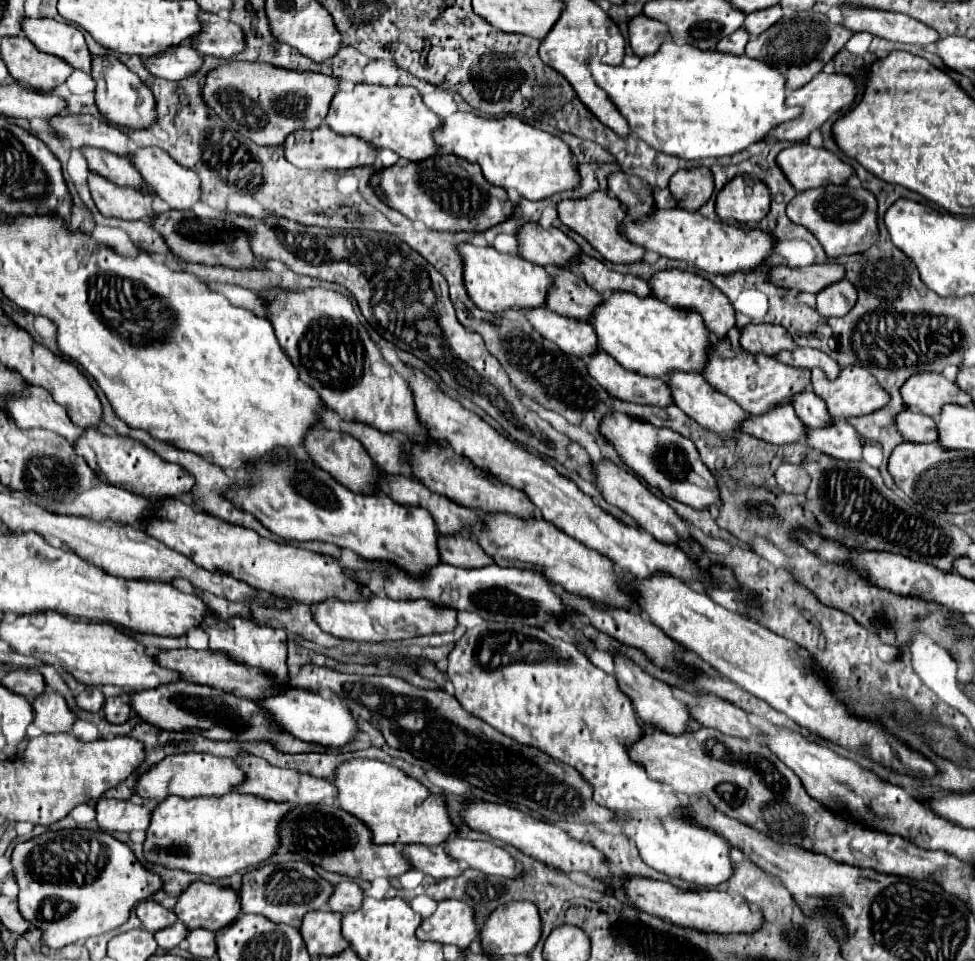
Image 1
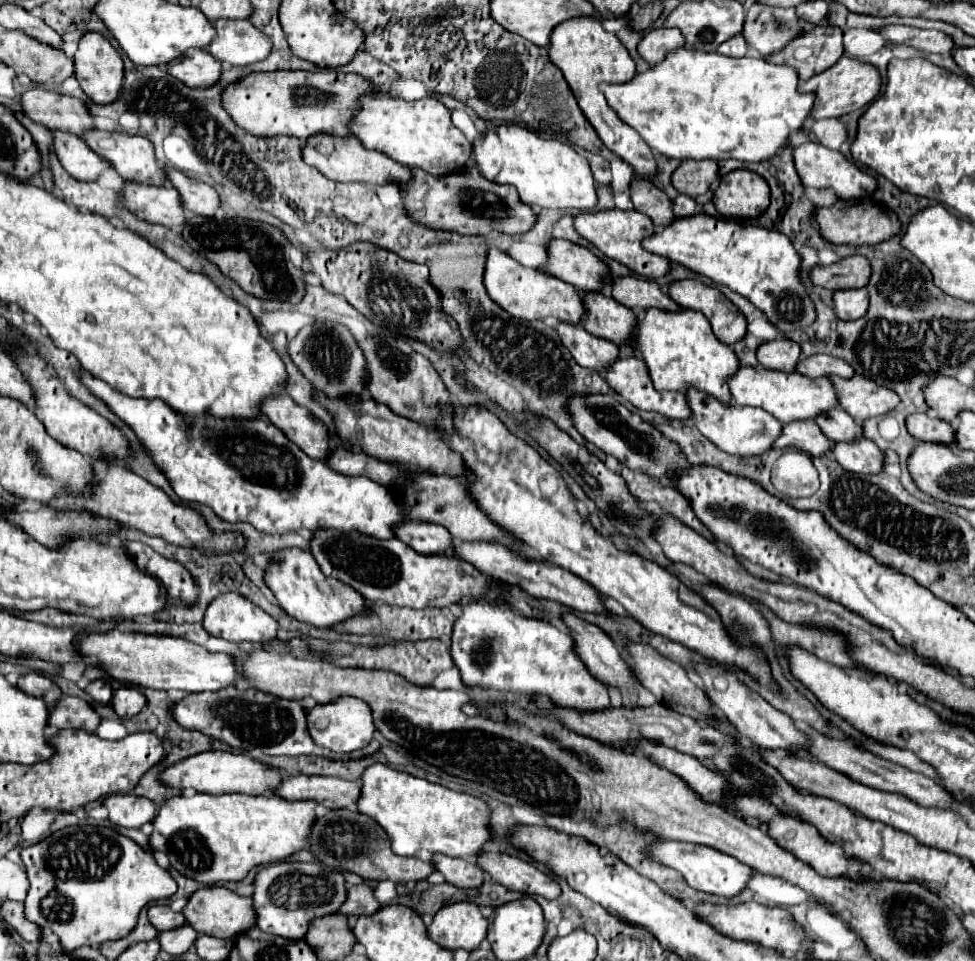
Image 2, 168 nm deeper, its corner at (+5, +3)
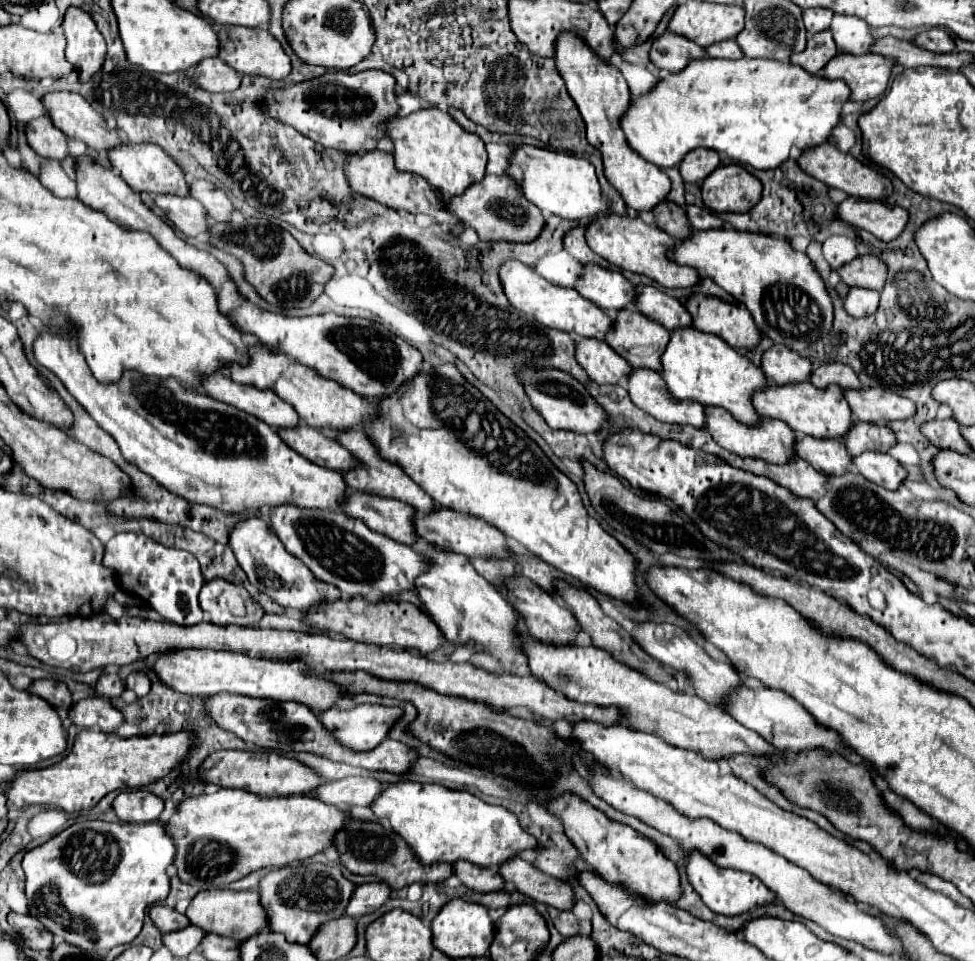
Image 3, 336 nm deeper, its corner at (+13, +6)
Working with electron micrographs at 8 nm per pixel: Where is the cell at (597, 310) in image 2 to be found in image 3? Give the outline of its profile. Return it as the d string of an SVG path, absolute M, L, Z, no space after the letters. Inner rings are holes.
M619 310L615 326L605 342L619 352L631 368L653 368L659 372L659 356L667 348L669 332L637 310Z

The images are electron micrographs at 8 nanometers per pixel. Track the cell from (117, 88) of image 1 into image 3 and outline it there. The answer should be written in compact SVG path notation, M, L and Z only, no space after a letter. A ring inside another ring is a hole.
M75 6L65 12L63 30L67 36L65 56L79 72L79 80L87 82L95 72L99 72L105 60L103 34L99 34L91 14Z

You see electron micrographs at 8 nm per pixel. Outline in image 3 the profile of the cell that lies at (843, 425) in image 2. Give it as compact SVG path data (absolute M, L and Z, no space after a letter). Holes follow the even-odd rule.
M855 422L855 426L851 426L845 438L845 444L851 456L859 456L867 450L889 452L889 448L897 444L897 438L889 426L871 424L871 422Z

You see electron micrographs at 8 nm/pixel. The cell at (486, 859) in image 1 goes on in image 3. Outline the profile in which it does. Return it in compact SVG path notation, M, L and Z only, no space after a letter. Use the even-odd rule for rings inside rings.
M519 856L505 862L503 868L499 868L499 874L507 884L513 884L519 892L533 898L535 902L543 902L557 910L573 910L575 906L573 888L569 882L543 874Z

